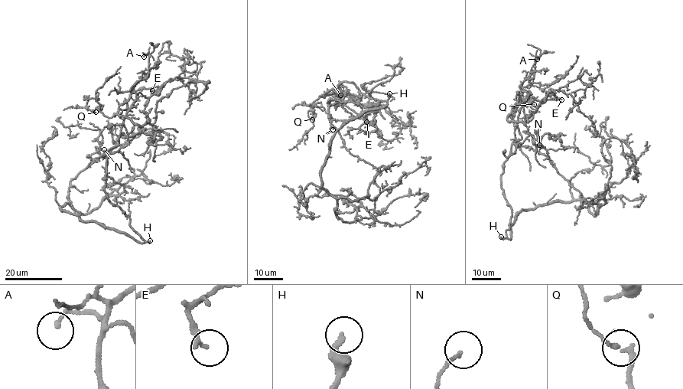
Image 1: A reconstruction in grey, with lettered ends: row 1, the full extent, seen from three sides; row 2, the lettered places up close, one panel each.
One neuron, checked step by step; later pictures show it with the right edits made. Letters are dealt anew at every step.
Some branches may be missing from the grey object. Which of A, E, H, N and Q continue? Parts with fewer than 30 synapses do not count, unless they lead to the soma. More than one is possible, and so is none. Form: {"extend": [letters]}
{"extend": ["H"]}

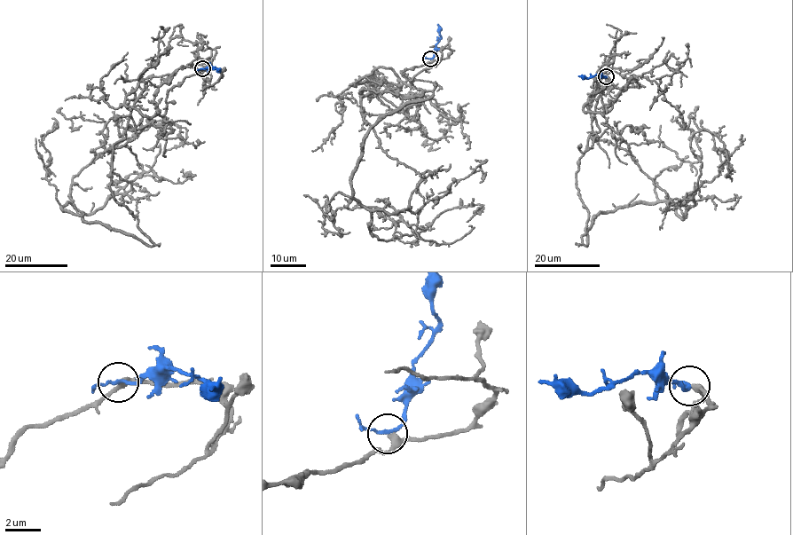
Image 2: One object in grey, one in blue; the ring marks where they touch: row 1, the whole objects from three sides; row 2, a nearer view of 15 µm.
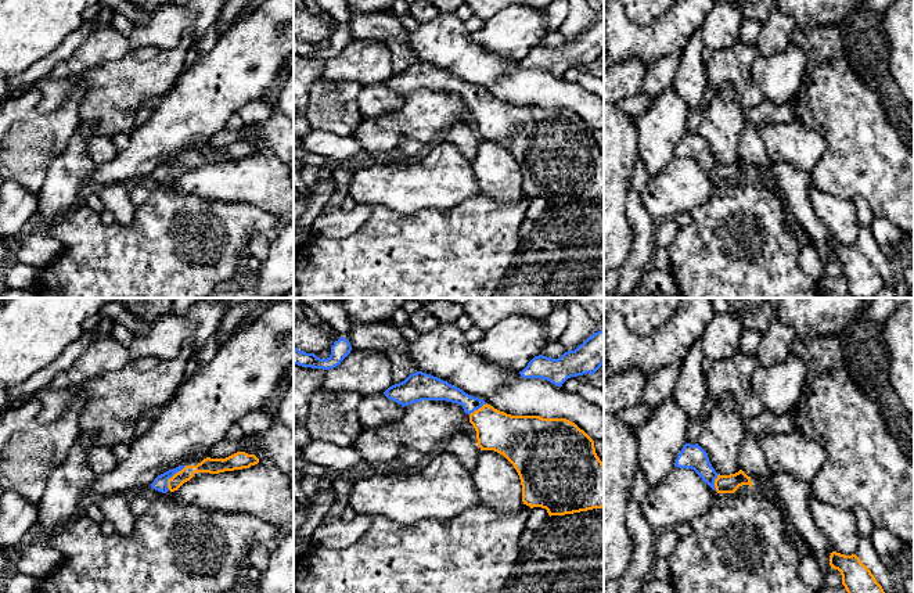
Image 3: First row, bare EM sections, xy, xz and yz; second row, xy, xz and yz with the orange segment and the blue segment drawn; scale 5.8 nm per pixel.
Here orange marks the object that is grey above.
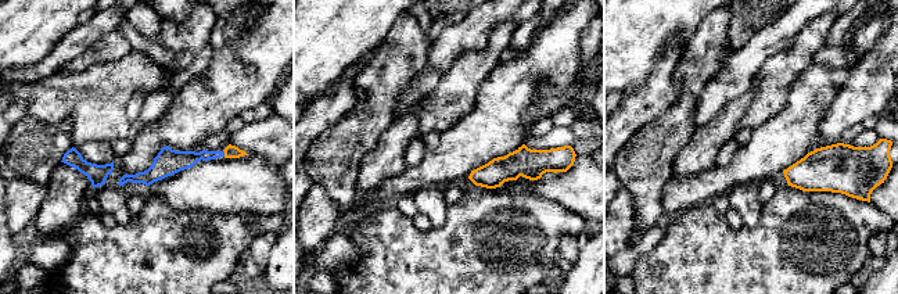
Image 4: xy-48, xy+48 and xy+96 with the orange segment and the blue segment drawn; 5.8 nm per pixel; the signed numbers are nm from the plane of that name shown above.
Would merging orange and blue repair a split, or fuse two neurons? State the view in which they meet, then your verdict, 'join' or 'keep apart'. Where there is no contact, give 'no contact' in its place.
contact in xy; join

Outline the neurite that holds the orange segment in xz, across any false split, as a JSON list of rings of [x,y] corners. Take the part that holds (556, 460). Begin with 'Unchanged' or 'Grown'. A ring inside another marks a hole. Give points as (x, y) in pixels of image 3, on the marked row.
Grown. [[[417,371],[389,387],[385,396],[402,407],[421,400],[446,400],[461,405],[476,431],[481,450],[503,454],[517,470],[523,504],[546,508],[548,515],[565,515],[604,507],[604,463],[595,453],[594,441],[566,418],[511,416],[471,396],[431,374]]]

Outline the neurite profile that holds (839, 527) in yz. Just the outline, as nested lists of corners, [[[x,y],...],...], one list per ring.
[[[816,497],[812,500],[812,514],[817,526],[830,540],[832,551],[852,556],[860,543],[860,532],[852,510],[841,510]]]

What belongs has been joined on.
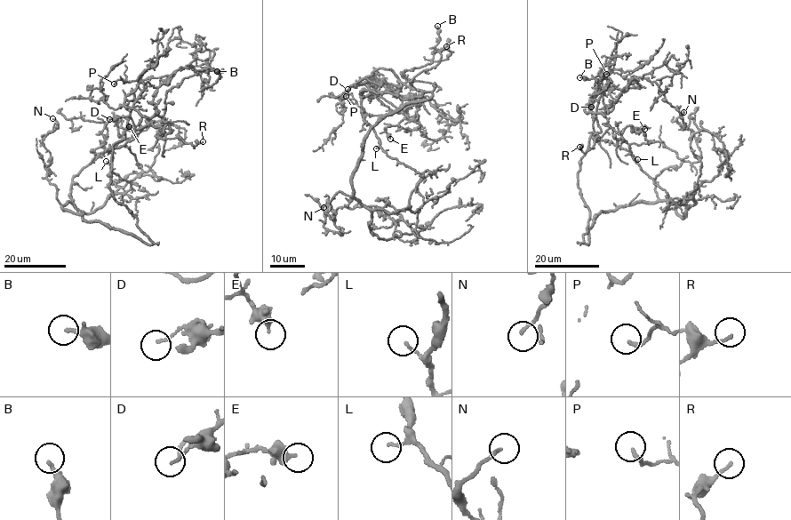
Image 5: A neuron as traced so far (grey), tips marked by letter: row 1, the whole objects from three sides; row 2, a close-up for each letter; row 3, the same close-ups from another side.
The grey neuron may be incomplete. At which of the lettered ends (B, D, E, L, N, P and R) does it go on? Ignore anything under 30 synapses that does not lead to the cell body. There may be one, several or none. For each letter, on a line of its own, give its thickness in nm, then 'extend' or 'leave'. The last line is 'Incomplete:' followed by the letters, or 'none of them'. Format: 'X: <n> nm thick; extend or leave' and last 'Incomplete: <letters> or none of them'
B: 200 nm thick; leave
D: 110 nm thick; leave
E: 400 nm thick; leave
L: 130 nm thick; leave
N: 150 nm thick; leave
P: 180 nm thick; leave
R: 140 nm thick; leave
Incomplete: none of them

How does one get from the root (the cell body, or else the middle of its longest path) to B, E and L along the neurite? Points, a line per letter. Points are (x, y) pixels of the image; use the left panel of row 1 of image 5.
B: (139, 227), (109, 188), (112, 147), (145, 84), (125, 97), (142, 116), (162, 116), (169, 90), (217, 71)
E: (139, 227), (109, 184), (140, 83), (124, 105), (170, 130), (129, 126)
L: (139, 227), (153, 244), (61, 208), (70, 202), (94, 212), (108, 196), (130, 188), (106, 161)

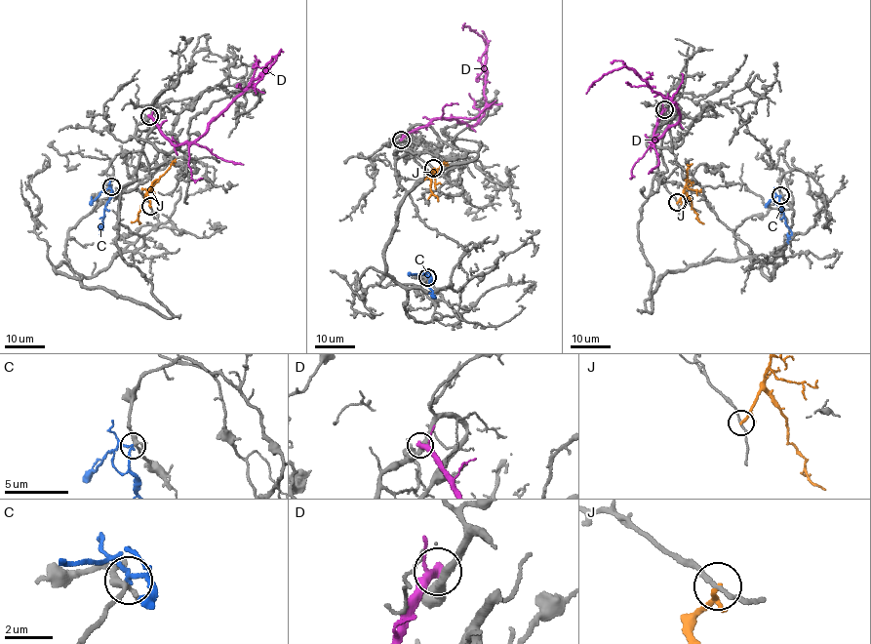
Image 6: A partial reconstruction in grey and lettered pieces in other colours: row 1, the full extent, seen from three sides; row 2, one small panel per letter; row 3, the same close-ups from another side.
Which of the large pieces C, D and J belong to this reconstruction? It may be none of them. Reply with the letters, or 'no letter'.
C

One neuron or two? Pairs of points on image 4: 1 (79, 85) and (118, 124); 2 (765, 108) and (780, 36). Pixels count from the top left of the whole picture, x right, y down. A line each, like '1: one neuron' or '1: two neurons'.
1: one neuron
2: two neurons

